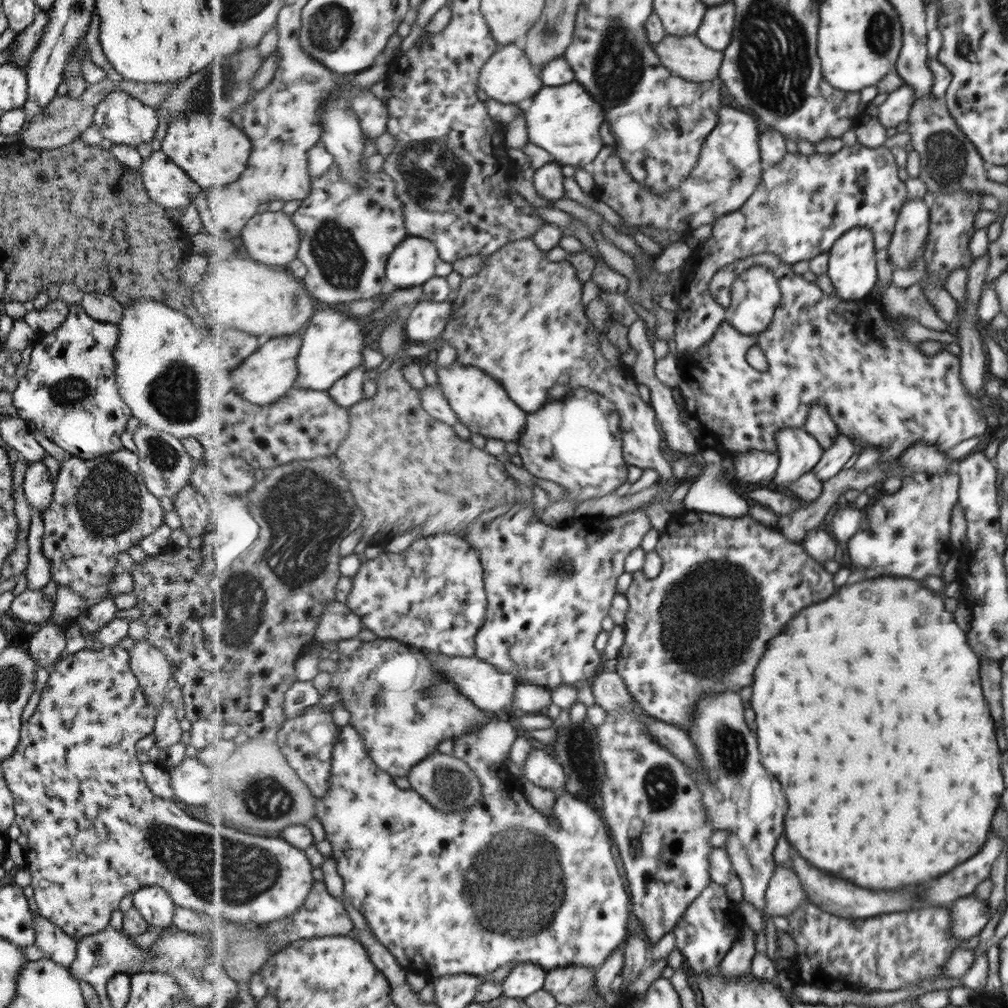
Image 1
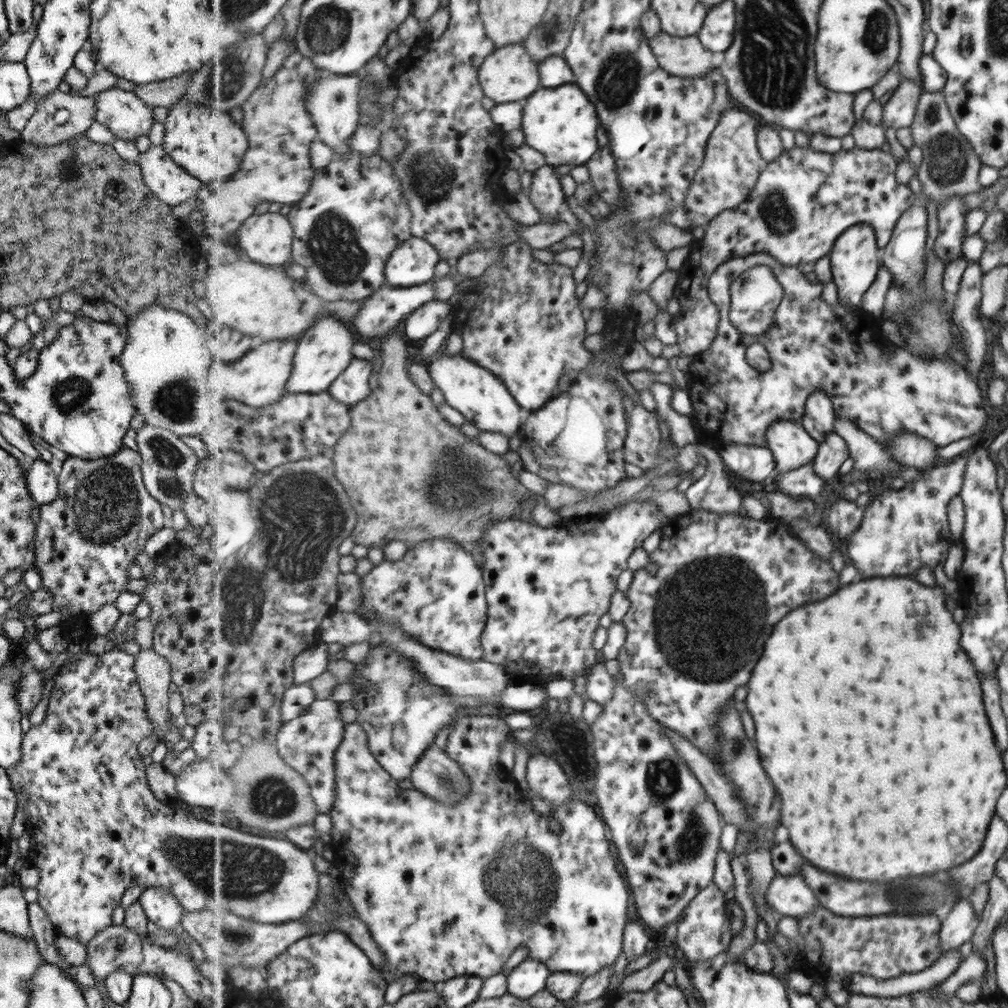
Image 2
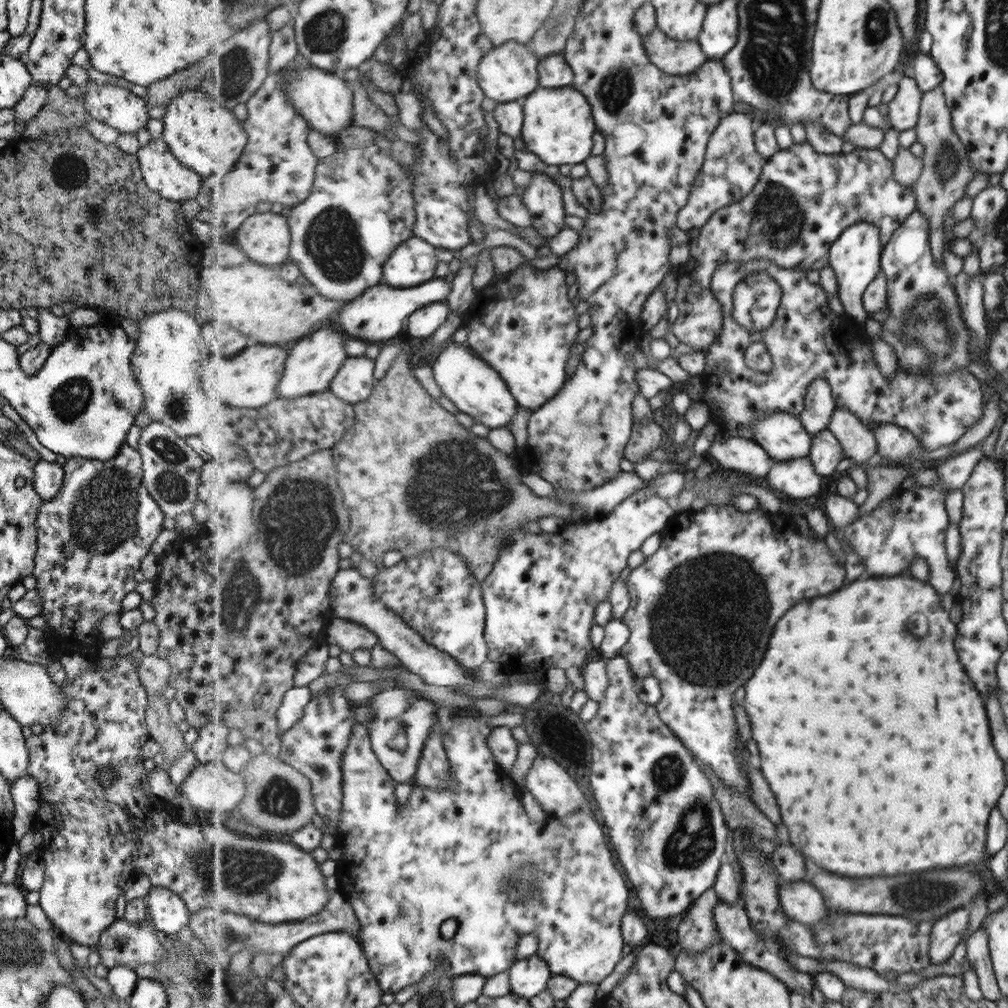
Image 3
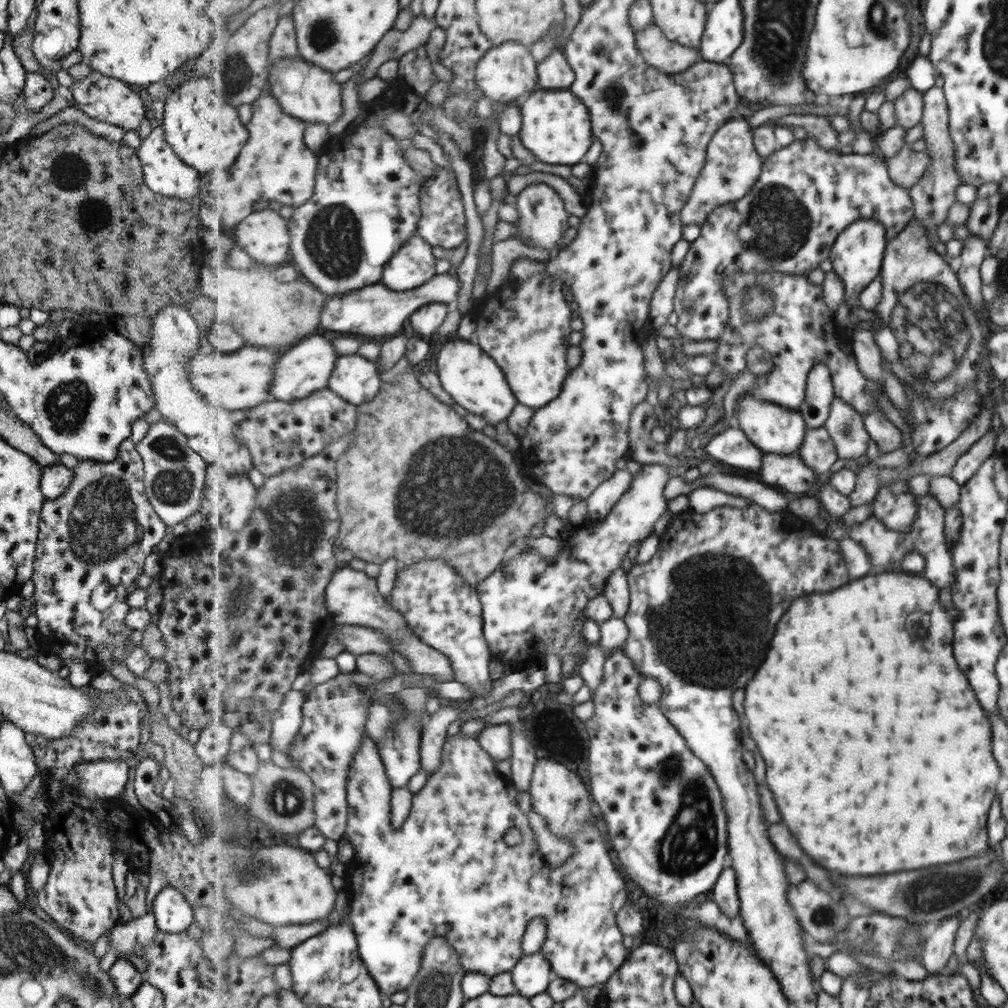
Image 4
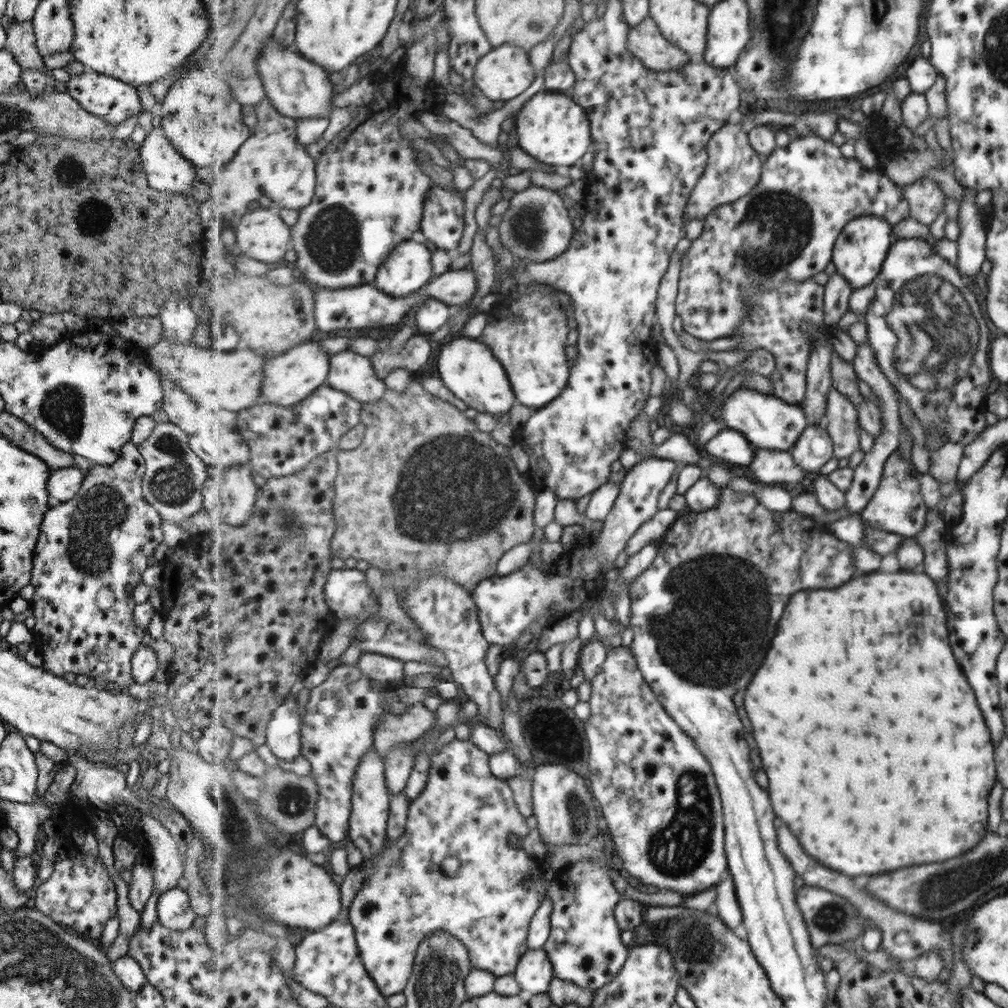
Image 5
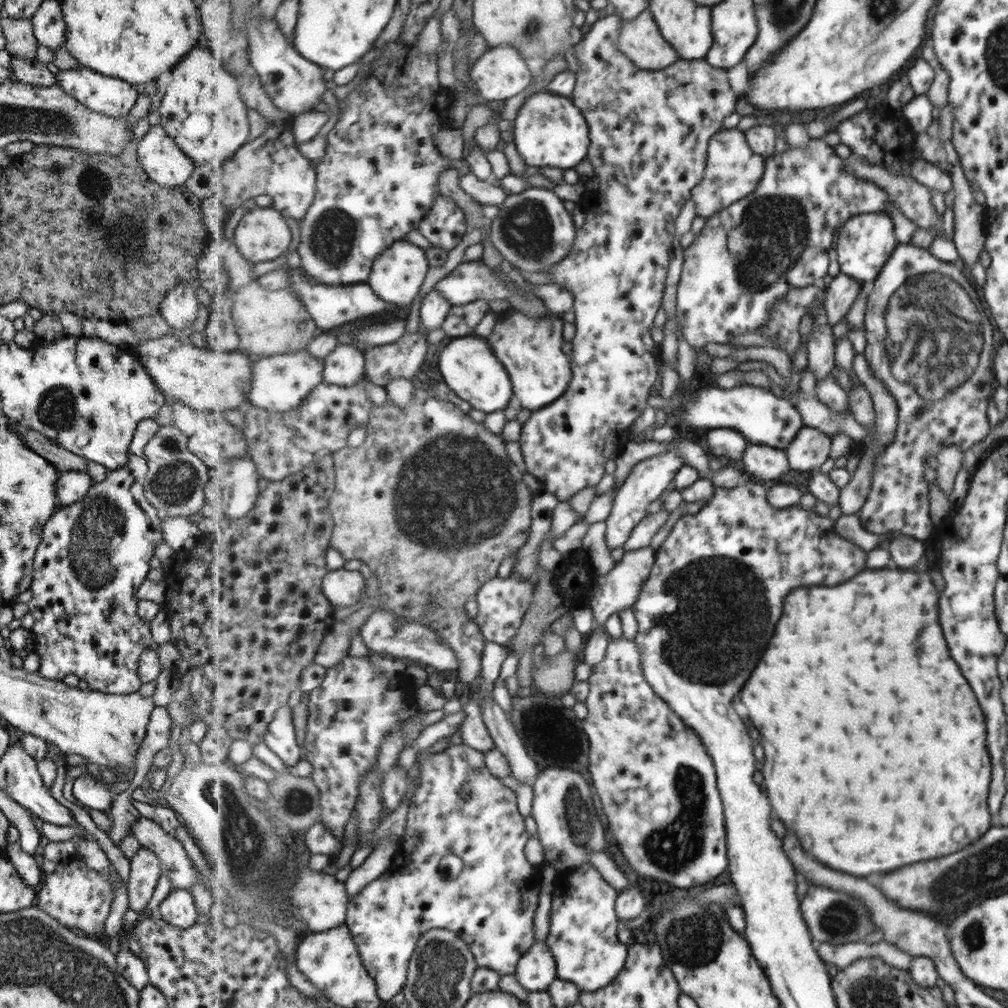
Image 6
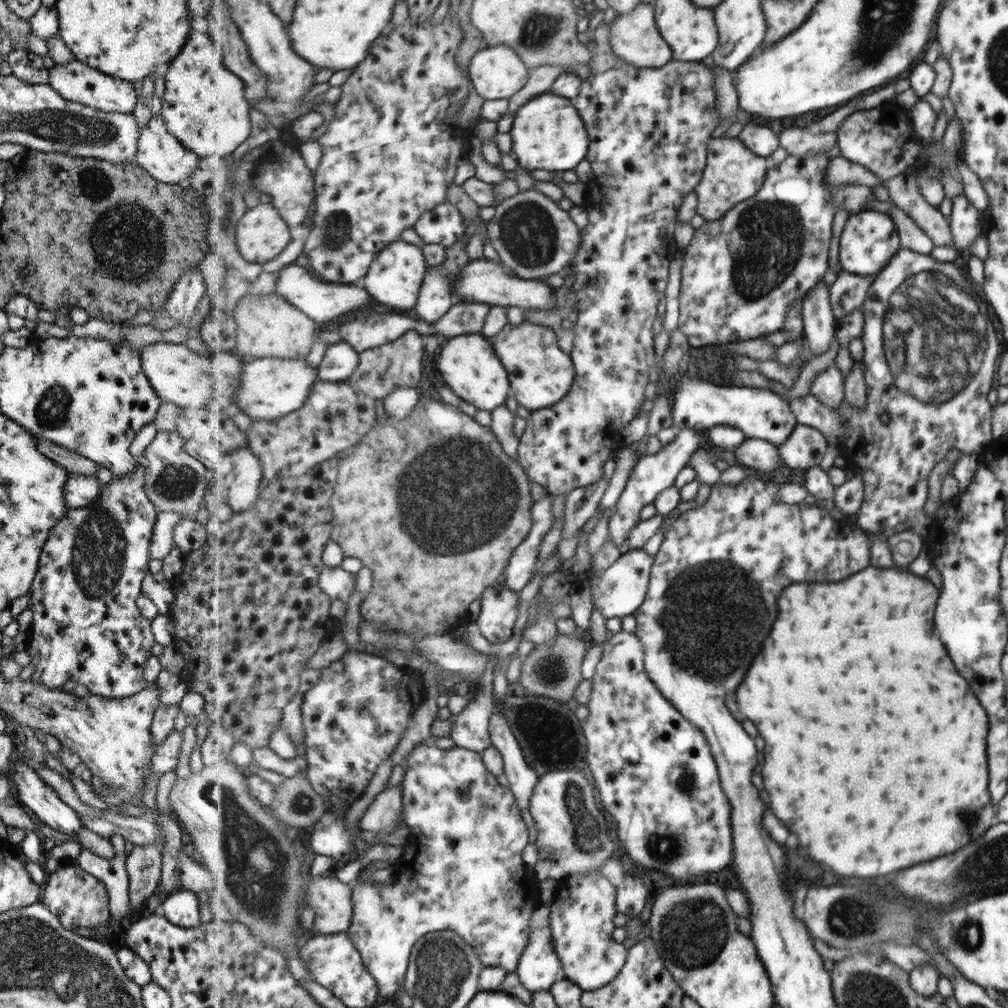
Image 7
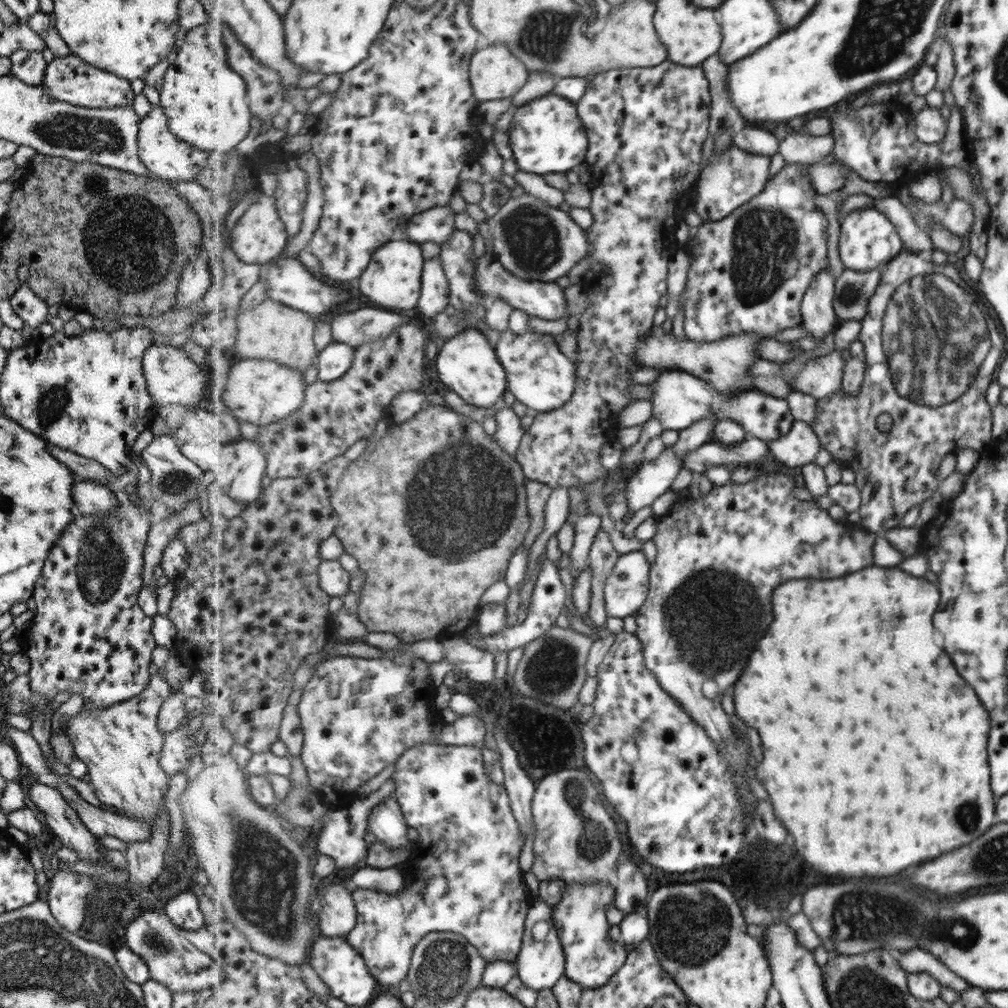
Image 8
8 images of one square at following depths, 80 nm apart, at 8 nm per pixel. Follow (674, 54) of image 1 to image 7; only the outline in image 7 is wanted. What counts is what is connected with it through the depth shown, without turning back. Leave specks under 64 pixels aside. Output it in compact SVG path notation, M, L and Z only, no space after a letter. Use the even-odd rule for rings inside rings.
M642 2L631 14L612 14L610 25L612 26L612 36L610 36L612 51L626 63L661 72L665 65L675 59L672 46L669 46L657 26L654 3Z

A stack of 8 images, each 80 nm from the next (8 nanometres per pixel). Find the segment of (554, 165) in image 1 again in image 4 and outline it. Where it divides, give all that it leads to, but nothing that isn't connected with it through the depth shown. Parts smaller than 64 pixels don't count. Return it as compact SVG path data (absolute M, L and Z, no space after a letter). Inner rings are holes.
M532 182L517 195L515 206L519 219L513 223L513 226L521 235L530 239L529 247L544 248L552 254L552 257L557 254L555 250L563 234L571 227L569 226L570 214L565 211L565 204L557 190L545 183Z

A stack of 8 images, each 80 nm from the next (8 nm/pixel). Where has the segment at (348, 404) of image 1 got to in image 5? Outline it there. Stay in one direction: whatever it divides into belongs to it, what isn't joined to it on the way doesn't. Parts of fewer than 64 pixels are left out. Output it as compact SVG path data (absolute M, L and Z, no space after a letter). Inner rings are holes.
M346 349L330 356L330 362L328 386L353 397L361 405L384 400L388 388L386 382L375 374L370 358Z

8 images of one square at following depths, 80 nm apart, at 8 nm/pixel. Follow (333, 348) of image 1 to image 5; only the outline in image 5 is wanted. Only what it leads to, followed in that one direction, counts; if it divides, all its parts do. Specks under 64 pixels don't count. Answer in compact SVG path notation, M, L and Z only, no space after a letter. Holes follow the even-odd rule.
M317 337L309 342L301 343L301 346L267 360L265 380L261 387L261 402L291 408L305 398L309 398L318 389L322 389L328 382L329 372L331 372L330 354L323 350L323 346L319 346Z

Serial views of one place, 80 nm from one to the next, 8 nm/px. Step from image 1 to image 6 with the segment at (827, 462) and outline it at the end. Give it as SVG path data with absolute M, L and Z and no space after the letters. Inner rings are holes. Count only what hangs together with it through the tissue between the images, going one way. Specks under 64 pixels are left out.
M804 426L785 450L791 469L815 472L832 453L832 437L815 427Z

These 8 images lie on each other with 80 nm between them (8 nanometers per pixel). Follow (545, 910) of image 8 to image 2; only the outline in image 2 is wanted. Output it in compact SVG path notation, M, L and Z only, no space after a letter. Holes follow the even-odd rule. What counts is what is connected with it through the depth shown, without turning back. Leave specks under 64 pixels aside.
M527 958L510 971L508 993L519 998L530 999L534 994L547 989L548 978L552 973L545 963Z

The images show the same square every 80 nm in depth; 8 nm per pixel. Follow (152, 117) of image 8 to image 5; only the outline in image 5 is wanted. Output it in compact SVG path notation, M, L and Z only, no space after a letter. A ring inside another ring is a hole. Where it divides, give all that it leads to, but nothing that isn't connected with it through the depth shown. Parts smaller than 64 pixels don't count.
M161 128L145 135L138 155L149 188L191 194L195 168L169 144Z

